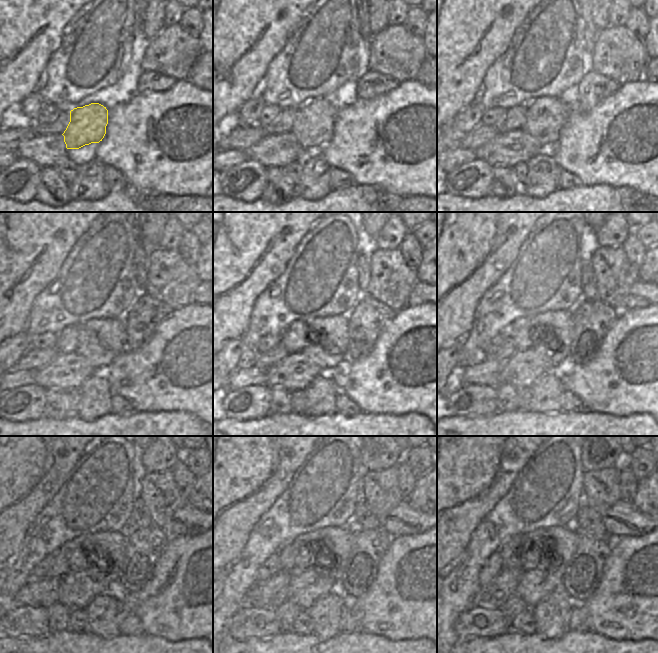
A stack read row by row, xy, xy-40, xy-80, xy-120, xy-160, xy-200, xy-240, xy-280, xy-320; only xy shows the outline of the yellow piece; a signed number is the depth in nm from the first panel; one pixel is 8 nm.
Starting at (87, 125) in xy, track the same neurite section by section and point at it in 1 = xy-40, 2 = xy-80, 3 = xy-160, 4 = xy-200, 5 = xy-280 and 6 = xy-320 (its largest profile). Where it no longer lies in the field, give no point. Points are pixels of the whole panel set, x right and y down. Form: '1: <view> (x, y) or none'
1: xy-40 (313, 125)
2: xy-80 (545, 117)
3: xy-160 (328, 335)
4: xy-200 (555, 346)
5: xy-280 (338, 540)
6: xy-320 (565, 539)

